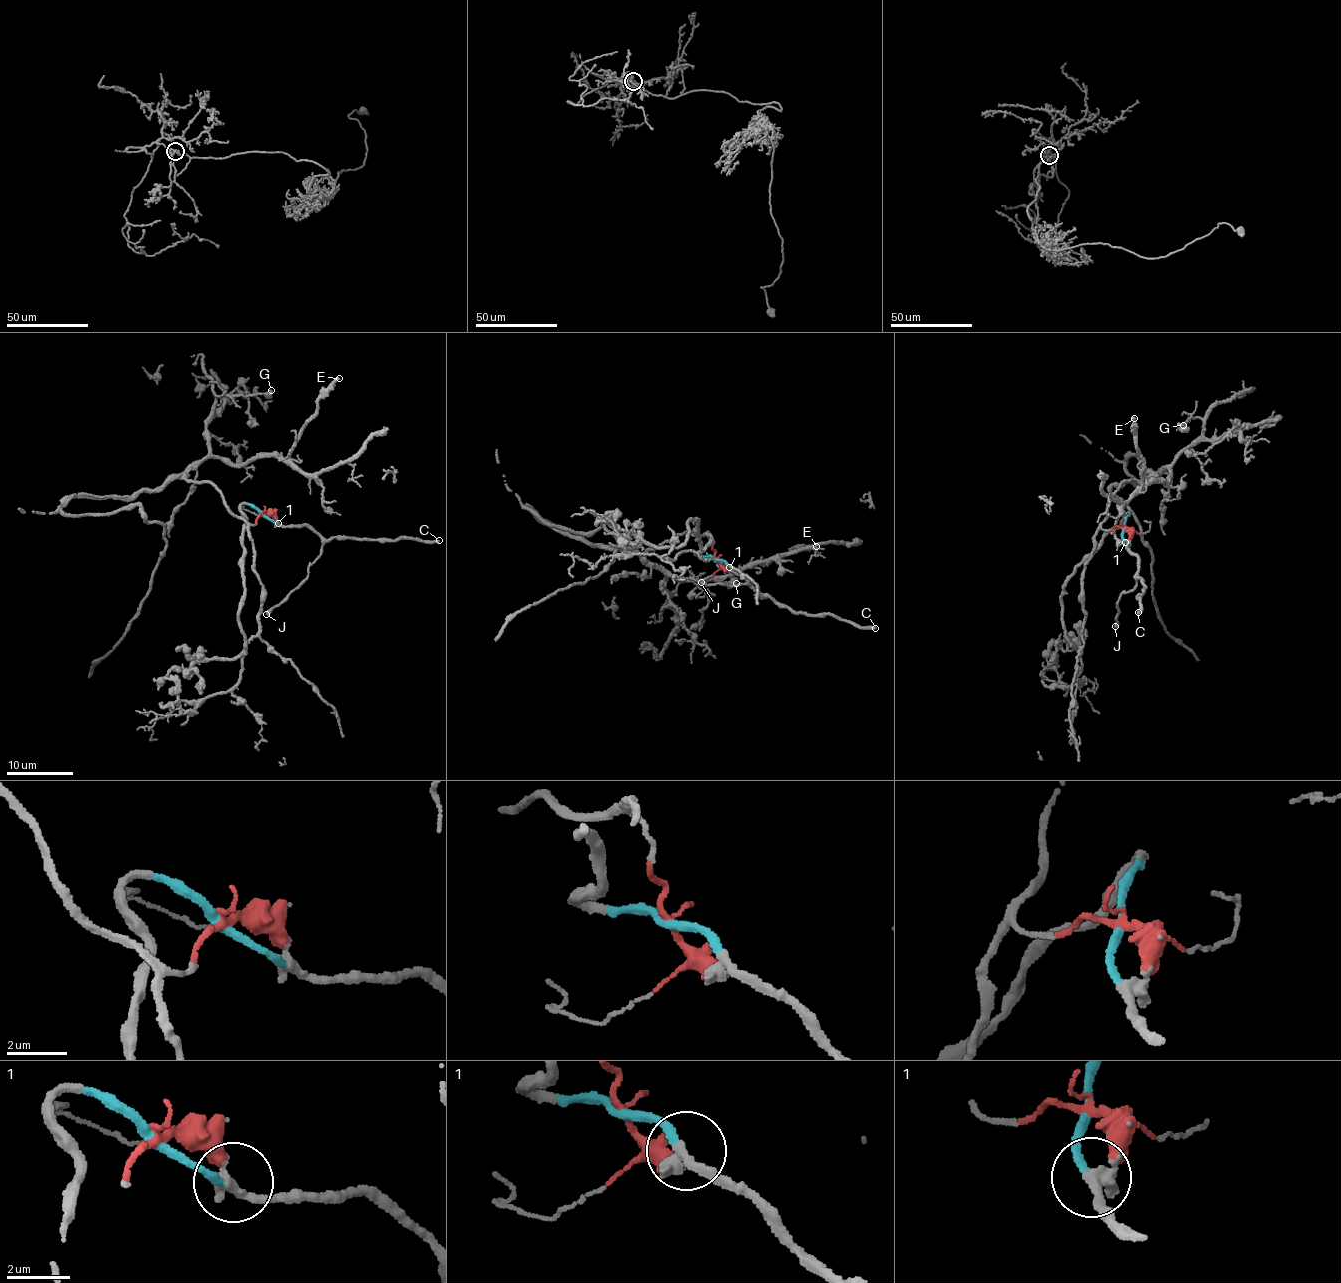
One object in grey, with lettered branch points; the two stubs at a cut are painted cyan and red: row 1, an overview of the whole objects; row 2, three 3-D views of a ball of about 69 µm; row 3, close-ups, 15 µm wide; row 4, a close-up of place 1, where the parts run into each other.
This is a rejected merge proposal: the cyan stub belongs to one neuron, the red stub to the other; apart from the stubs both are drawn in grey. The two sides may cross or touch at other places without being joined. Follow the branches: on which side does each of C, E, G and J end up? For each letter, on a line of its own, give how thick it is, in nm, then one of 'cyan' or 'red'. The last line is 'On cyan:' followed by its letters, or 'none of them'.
C: 280 nm | cyan
E: 340 nm | red
G: 160 nm | red
J: 360 nm | cyan
On cyan: C, J

